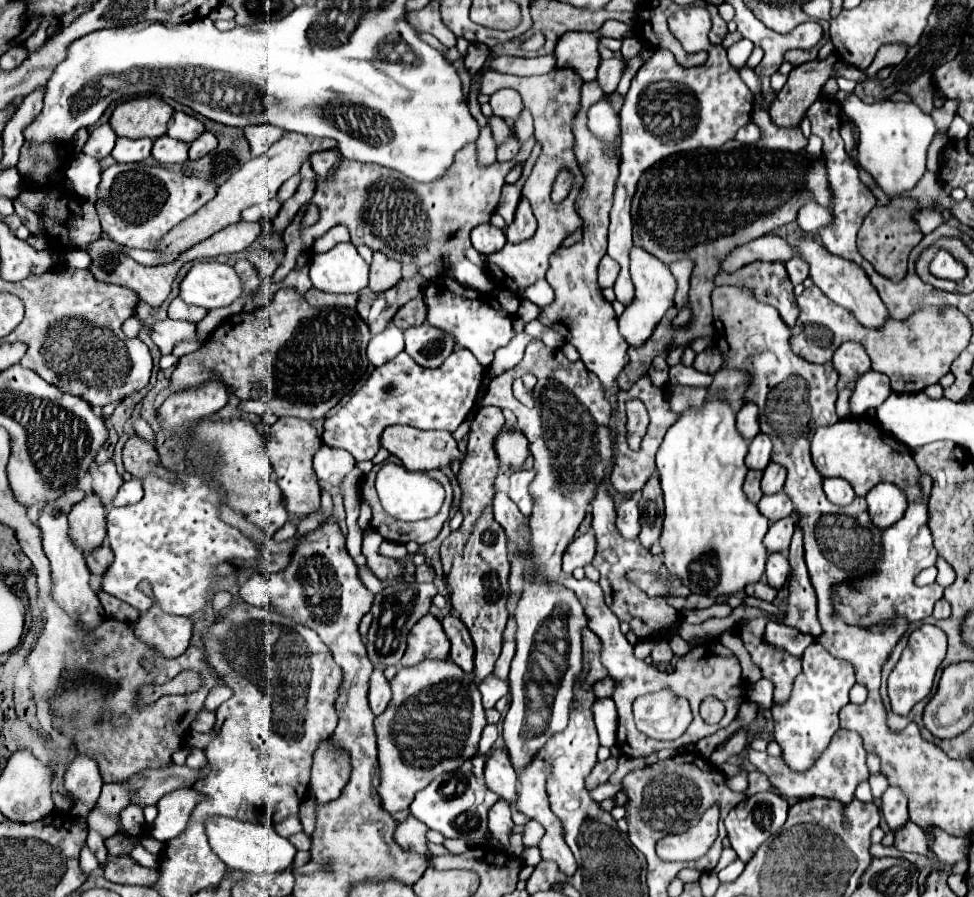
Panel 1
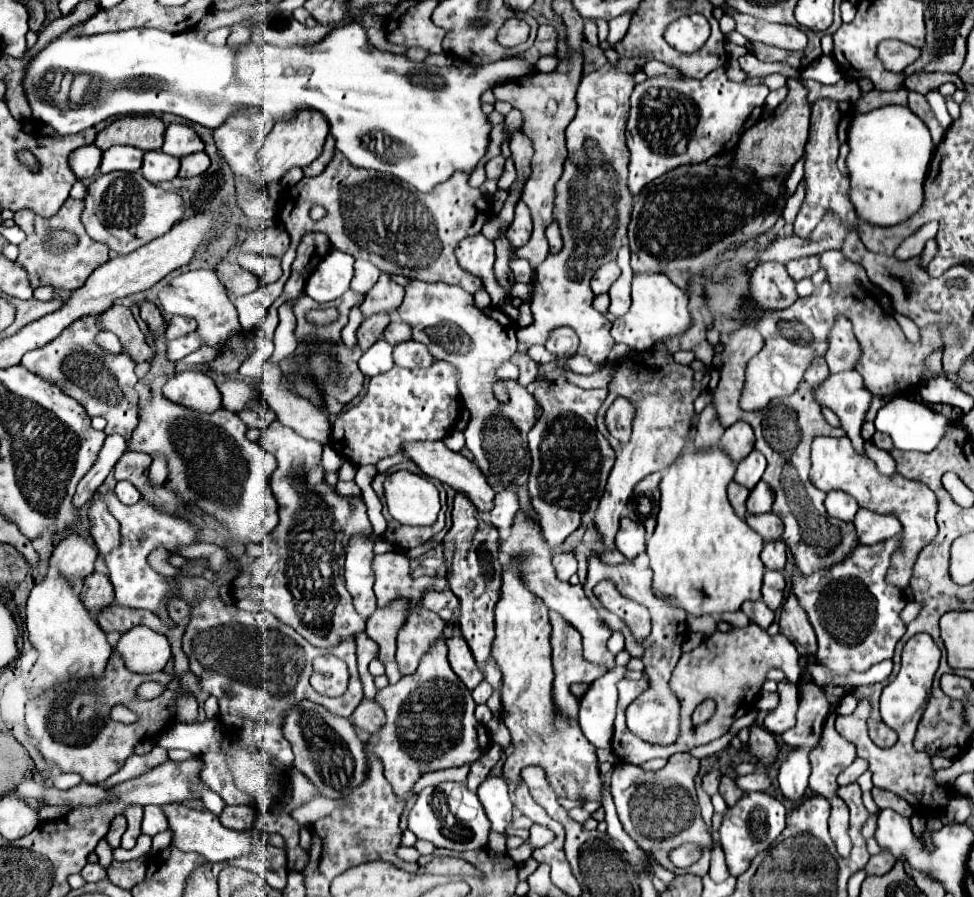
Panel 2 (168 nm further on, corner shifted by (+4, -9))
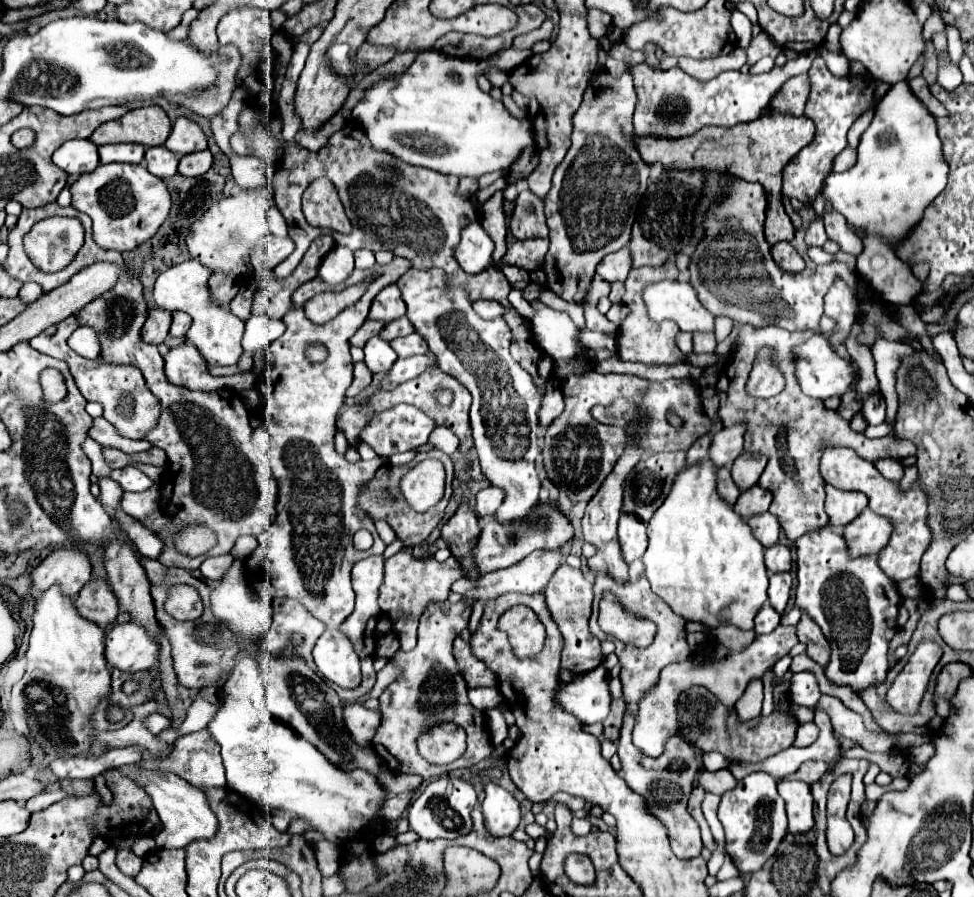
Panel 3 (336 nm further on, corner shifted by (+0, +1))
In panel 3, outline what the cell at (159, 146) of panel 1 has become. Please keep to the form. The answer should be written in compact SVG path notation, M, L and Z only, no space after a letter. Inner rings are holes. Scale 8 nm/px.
M149 147L145 151L145 161L147 161L147 169L161 179L175 175L179 165L179 159L175 157L175 153L167 151L165 147Z

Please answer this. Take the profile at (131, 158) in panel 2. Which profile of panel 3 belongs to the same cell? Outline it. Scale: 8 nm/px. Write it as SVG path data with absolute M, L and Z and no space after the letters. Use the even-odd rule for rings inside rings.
M117 143L99 147L101 163L141 163L143 155L145 147L137 143Z

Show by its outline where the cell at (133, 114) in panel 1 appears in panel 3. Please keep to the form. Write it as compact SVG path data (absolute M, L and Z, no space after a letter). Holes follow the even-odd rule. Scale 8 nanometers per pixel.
M141 107L127 111L121 119L103 123L89 137L95 145L139 143L145 147L163 145L171 133L171 121L161 107Z

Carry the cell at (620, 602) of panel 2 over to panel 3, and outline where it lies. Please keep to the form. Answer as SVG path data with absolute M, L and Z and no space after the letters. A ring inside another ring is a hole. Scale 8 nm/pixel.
M611 595L601 601L599 609L599 625L607 635L637 647L651 645L655 637L655 625L651 621L627 613Z

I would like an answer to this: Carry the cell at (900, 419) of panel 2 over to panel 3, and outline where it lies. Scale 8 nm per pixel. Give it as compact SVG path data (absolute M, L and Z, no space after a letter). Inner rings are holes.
M875 393L863 399L863 409L861 415L867 419L869 425L881 425L885 421L885 401L883 395Z

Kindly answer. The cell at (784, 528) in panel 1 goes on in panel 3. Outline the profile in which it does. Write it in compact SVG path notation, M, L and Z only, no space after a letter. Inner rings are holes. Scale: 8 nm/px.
M785 545L765 549L765 567L769 573L785 573L791 569L791 553Z

